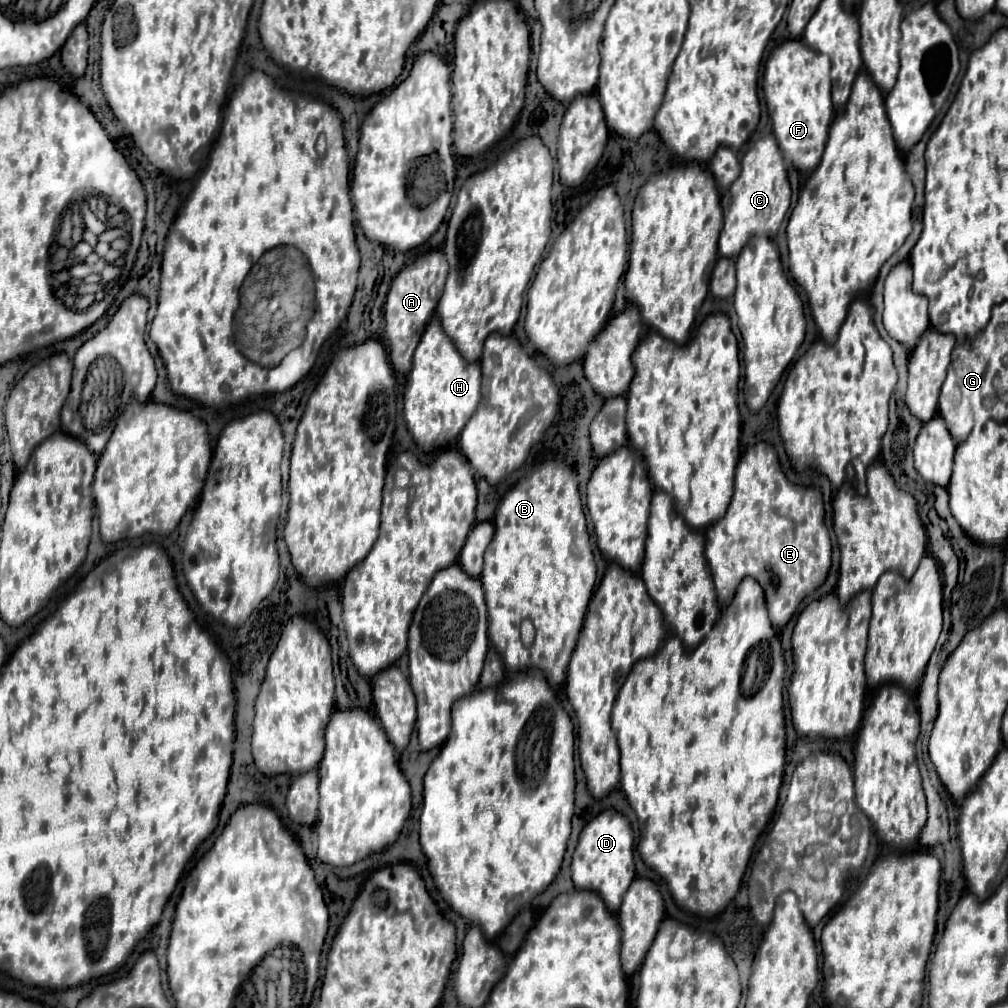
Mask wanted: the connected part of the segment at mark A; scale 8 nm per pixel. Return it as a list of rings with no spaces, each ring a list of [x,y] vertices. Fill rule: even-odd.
[[[428,252],[419,255],[416,260],[406,266],[390,286],[384,304],[384,320],[386,320],[386,340],[390,348],[390,362],[400,374],[408,374],[412,368],[414,348],[426,330],[426,324],[436,312],[436,304],[442,296],[442,288],[448,276],[448,260],[442,252]]]

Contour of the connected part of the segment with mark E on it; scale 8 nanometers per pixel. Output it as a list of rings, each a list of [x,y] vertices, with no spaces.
[[[764,442],[756,444],[736,466],[734,496],[726,516],[706,528],[704,556],[720,608],[730,604],[740,580],[752,576],[766,592],[770,620],[780,632],[800,602],[824,584],[832,566],[820,490],[794,486],[782,472],[774,448]]]

